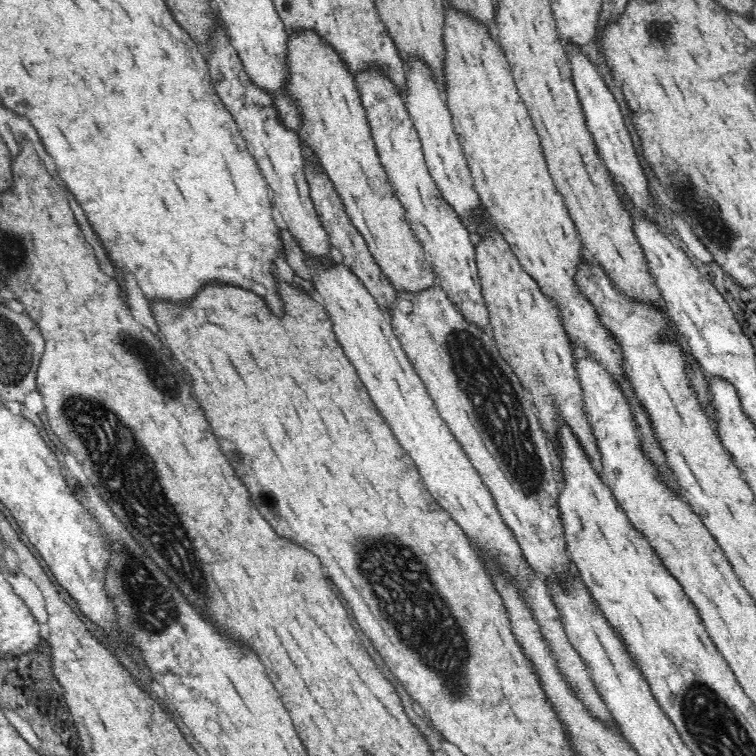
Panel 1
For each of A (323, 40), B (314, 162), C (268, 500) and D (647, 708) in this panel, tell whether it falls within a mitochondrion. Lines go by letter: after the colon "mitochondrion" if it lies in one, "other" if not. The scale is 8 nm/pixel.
A: other
B: other
C: mitochondrion
D: other

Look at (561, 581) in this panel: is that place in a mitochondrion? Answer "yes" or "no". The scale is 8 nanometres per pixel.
no

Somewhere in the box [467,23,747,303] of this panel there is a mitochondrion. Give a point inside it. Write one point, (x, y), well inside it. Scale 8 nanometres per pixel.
(702, 211)

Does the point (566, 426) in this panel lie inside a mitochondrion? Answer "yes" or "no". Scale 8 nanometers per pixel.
no

